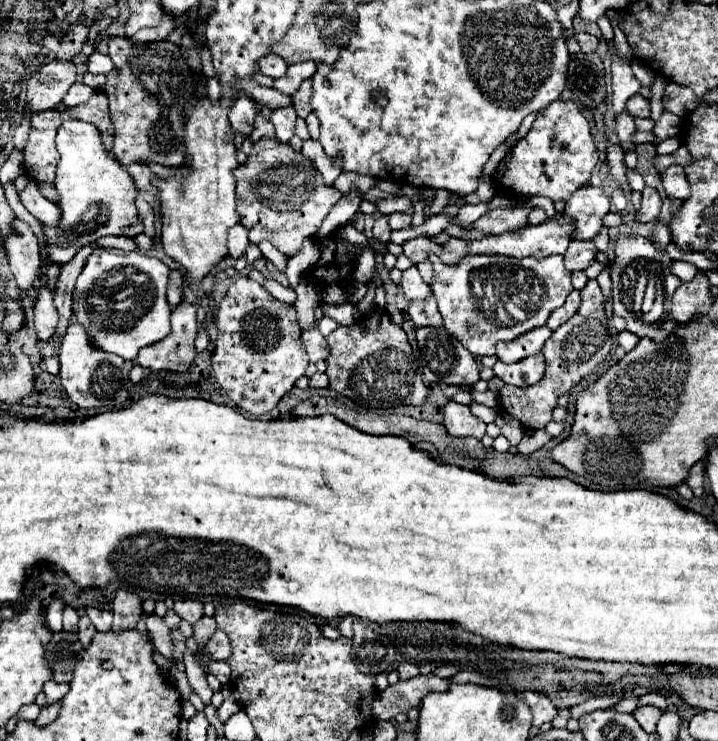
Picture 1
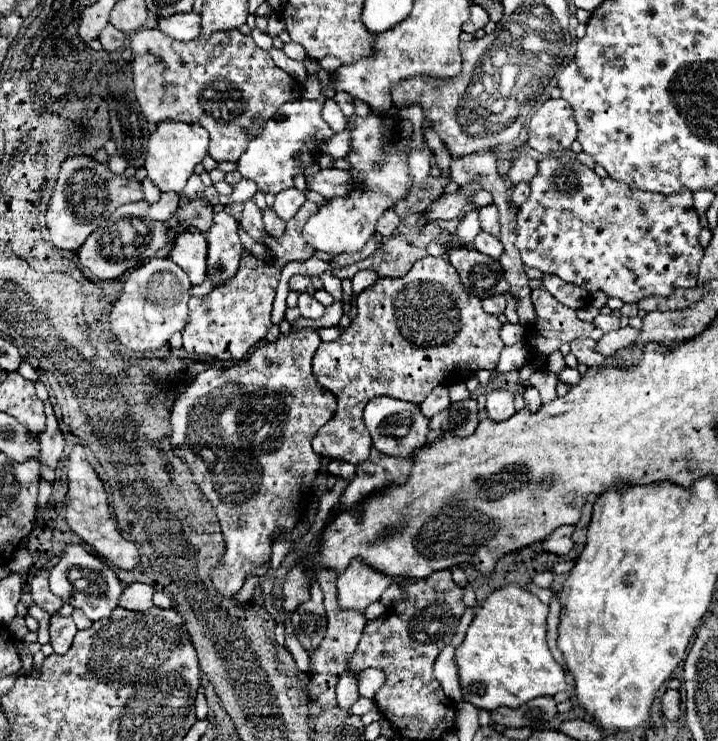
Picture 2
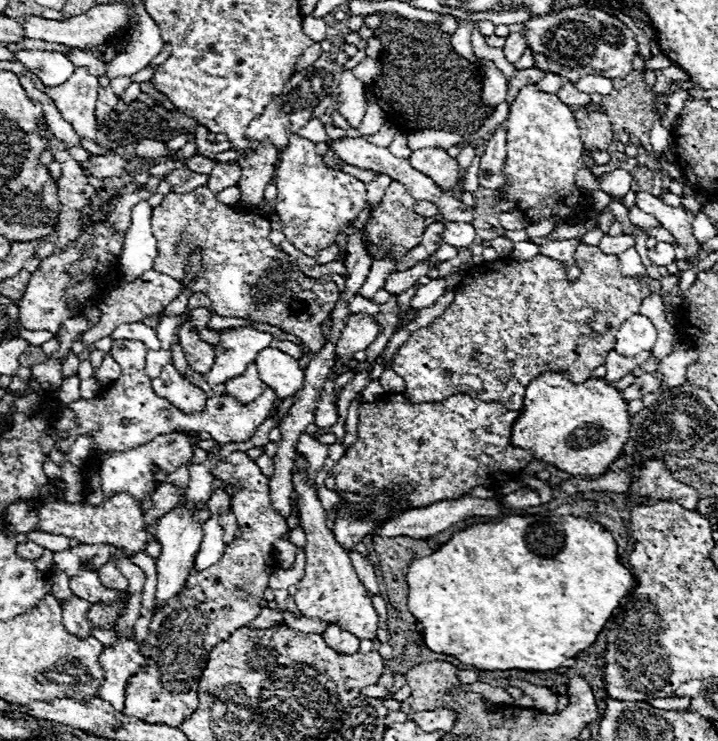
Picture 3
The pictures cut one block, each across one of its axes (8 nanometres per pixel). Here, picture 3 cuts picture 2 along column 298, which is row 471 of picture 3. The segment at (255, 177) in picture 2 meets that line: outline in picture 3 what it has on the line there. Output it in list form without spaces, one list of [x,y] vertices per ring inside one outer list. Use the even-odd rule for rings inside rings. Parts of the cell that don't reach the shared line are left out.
[[[178,432],[160,434],[158,438],[124,452],[106,452],[100,462],[102,490],[126,490],[134,494],[138,504],[142,504],[146,492],[156,488],[156,482],[164,482],[170,472],[190,462],[192,457],[192,444],[188,442],[184,434],[178,434]]]

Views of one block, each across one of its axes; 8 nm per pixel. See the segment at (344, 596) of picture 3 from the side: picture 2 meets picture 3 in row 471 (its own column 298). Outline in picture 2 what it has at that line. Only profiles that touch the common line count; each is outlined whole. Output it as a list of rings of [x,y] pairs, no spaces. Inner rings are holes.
[[[300,294],[298,308],[304,318],[320,318],[324,314],[324,306],[310,294]]]

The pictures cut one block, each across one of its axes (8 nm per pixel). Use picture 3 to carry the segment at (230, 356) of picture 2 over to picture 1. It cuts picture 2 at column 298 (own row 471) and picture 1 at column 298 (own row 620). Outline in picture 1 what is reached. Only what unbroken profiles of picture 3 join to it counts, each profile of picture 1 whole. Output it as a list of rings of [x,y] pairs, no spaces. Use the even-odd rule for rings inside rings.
[[[262,138],[254,142],[252,156],[244,166],[234,170],[238,186],[240,224],[248,230],[250,242],[272,242],[284,256],[292,256],[302,248],[306,238],[314,238],[332,206],[342,198],[334,186],[326,186],[312,162],[286,142]]]

